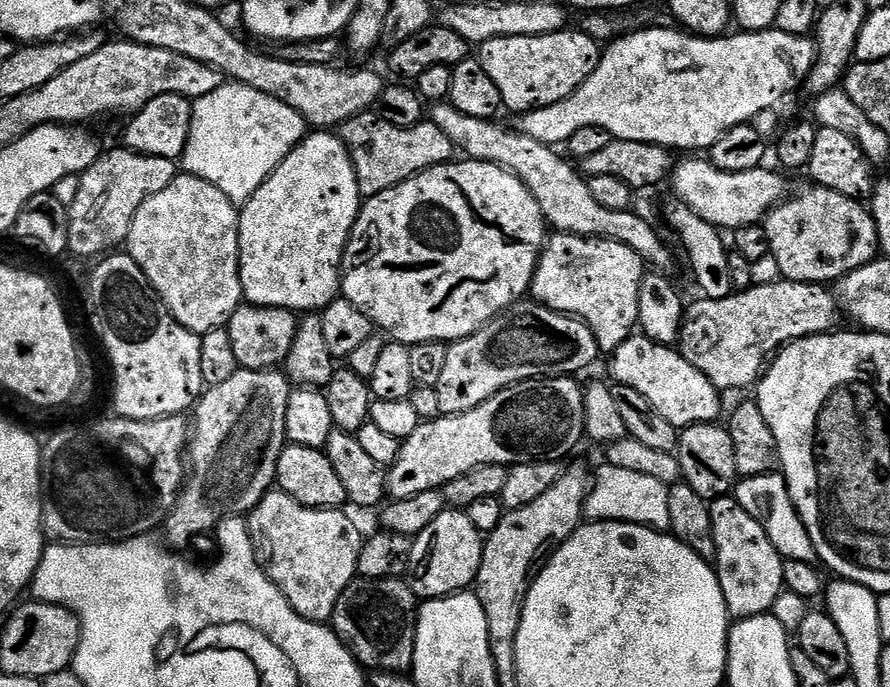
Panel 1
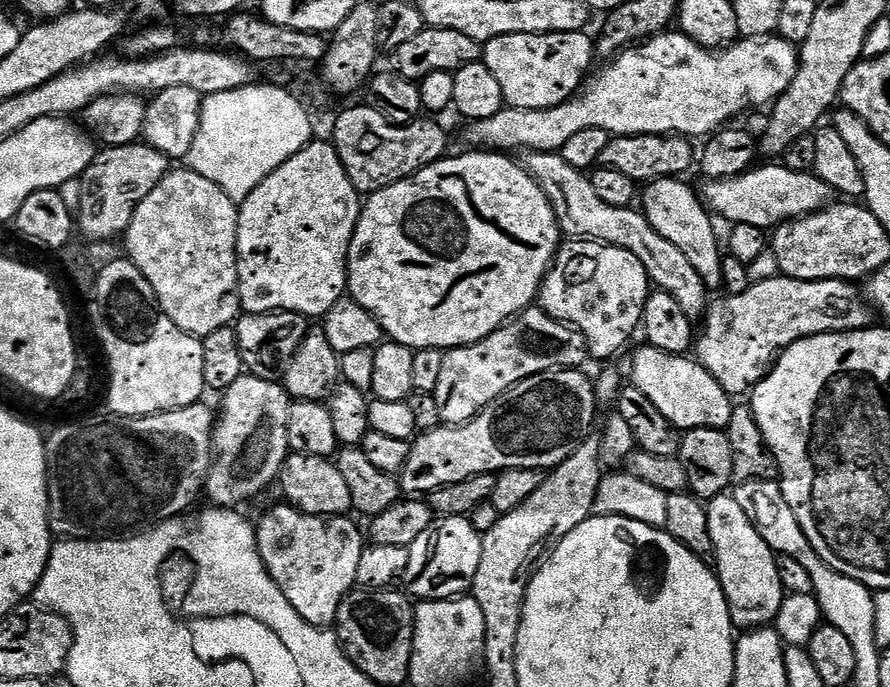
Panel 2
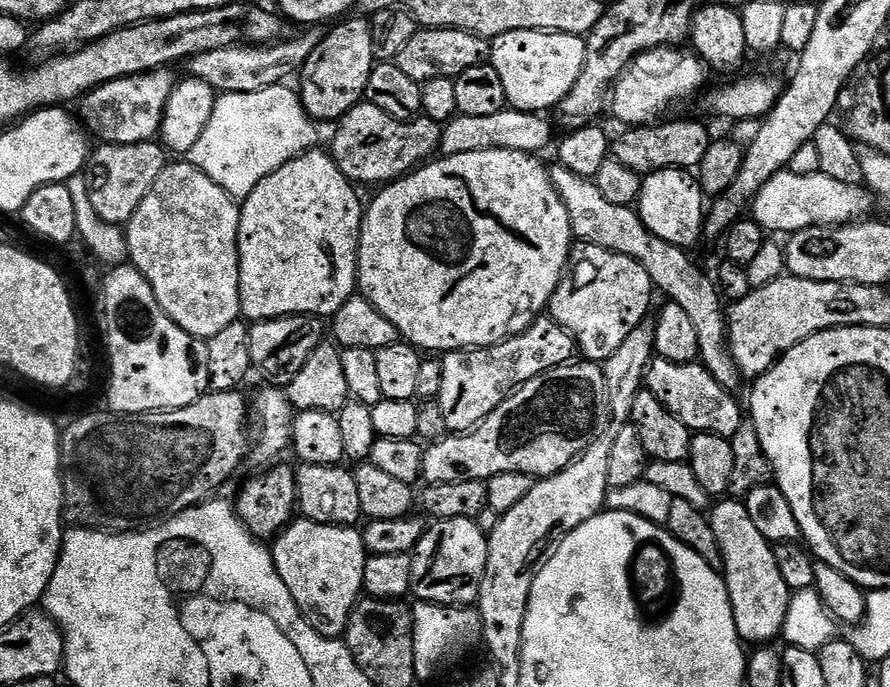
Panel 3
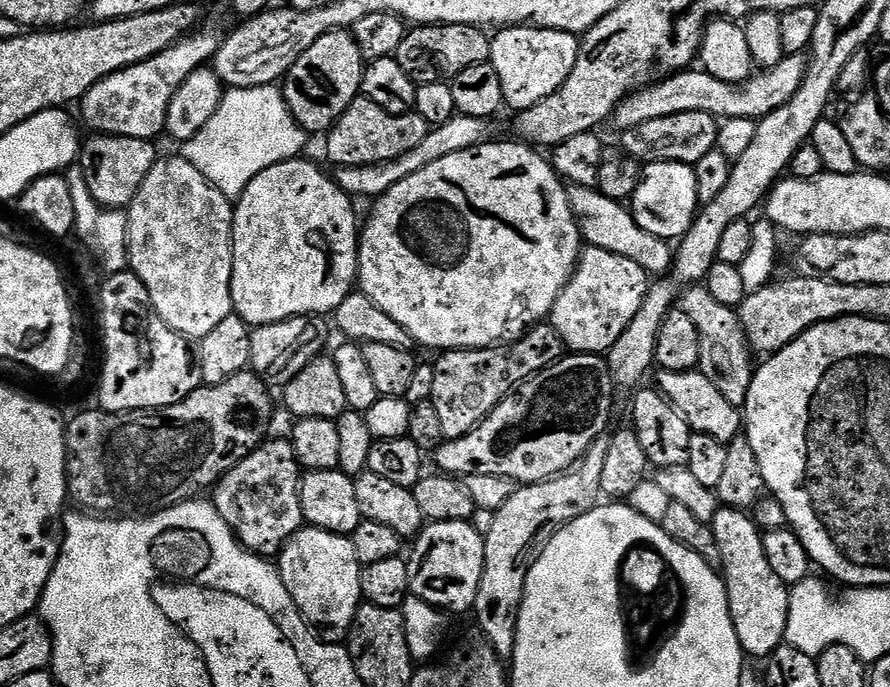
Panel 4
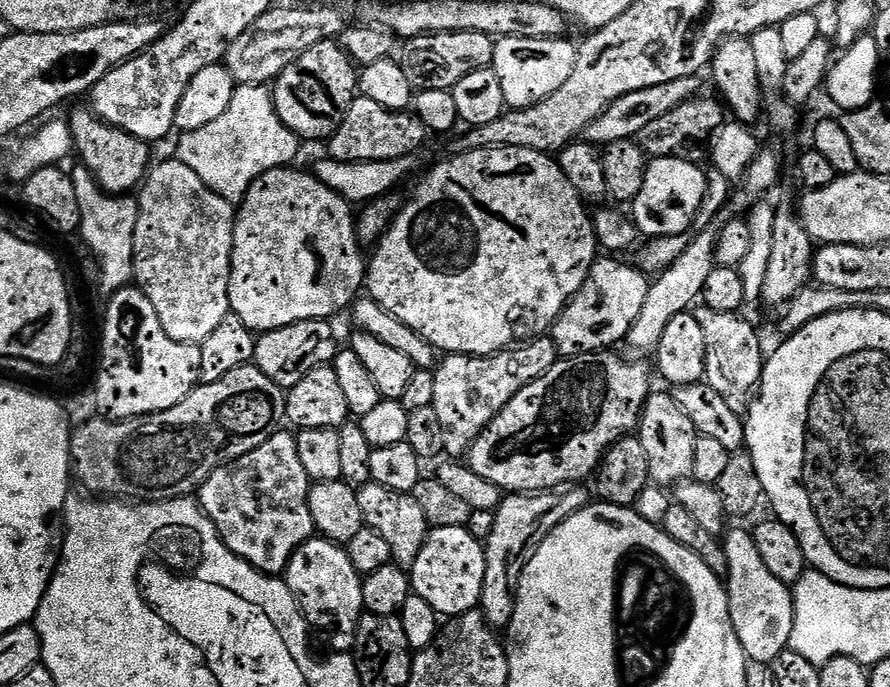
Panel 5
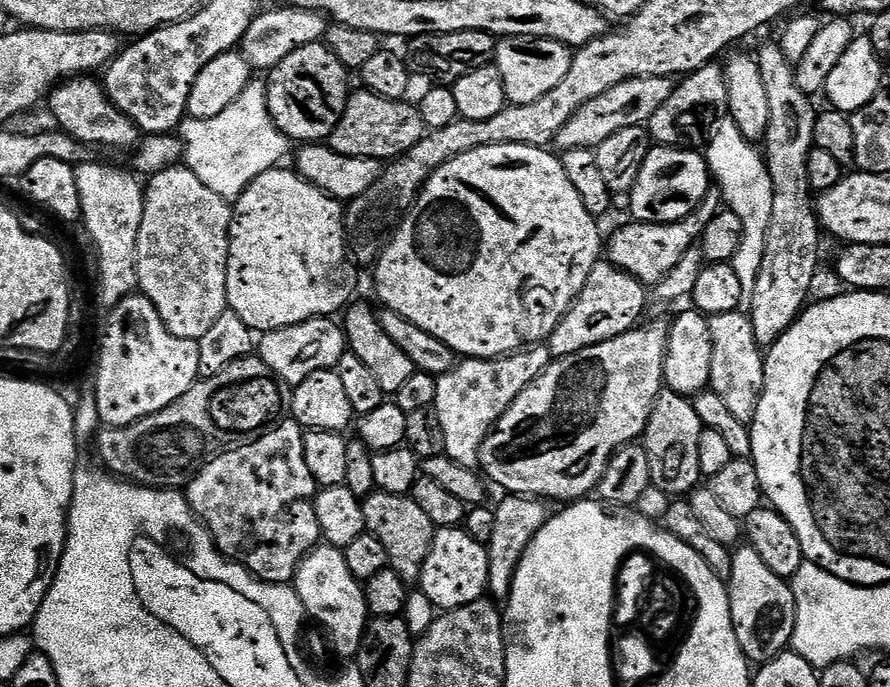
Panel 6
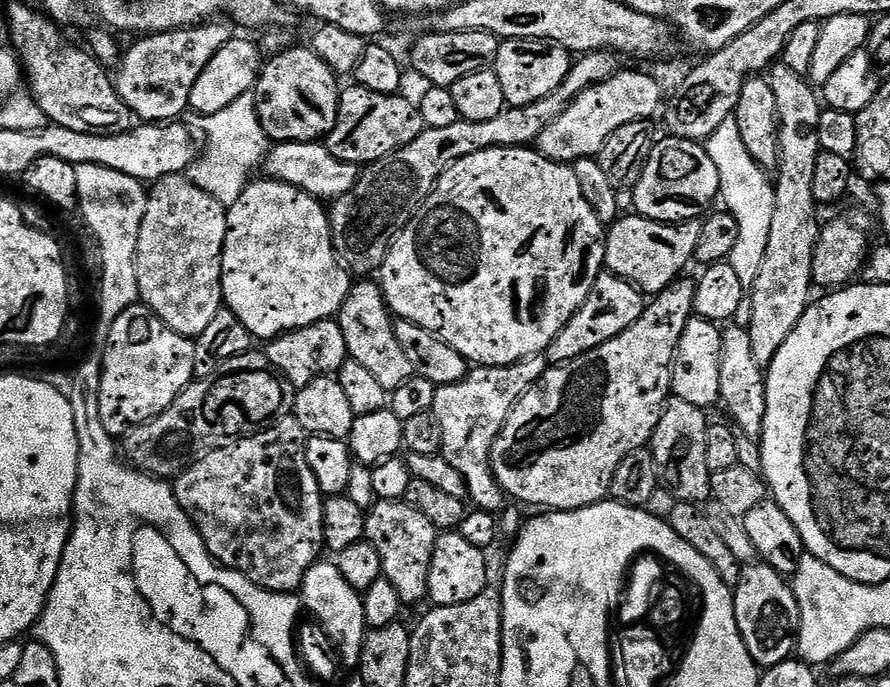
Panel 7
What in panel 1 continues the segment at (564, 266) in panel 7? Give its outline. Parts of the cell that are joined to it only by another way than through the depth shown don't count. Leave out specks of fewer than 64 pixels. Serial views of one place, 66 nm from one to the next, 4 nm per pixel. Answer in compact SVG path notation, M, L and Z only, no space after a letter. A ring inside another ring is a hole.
M458 160L427 168L382 194L367 197L344 247L343 299L358 306L373 326L397 344L466 338L511 308L532 287L540 249L546 243L544 215L534 194L502 166Z

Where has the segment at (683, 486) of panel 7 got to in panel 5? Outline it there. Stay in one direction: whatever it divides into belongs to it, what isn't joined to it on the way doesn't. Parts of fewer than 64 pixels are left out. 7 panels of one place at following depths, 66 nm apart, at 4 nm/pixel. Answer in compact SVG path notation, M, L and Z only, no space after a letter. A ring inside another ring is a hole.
M659 390L653 391L644 404L644 412L640 416L638 425L638 435L642 442L642 447L646 449L646 458L650 462L651 483L657 486L675 486L681 480L687 480L692 476L694 470L694 442L697 438L696 427L690 418L682 410L682 406L677 402L675 395Z

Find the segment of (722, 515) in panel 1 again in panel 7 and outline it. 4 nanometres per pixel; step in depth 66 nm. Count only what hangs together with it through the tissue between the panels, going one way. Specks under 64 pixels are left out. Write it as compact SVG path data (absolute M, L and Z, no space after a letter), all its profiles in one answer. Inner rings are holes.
M763 562L747 565L734 585L732 605L736 629L757 669L773 668L793 655L798 631L794 623L796 596L785 577Z

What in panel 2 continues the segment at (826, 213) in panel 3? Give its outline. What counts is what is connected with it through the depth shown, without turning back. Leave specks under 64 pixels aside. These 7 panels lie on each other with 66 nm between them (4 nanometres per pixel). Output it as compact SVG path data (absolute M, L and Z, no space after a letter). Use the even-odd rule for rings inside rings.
M768 162L765 168L753 167L741 176L729 176L727 180L708 180L705 185L702 199L709 213L720 215L729 225L749 224L772 230L786 220L798 220L819 212L830 203L826 182L812 172L795 172L780 162Z

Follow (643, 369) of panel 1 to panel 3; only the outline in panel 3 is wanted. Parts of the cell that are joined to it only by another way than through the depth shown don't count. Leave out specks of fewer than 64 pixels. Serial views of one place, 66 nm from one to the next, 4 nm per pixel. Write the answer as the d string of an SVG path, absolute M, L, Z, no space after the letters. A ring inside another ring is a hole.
M653 359L644 373L646 391L654 394L674 418L678 418L692 433L709 432L719 436L732 437L742 423L740 404L733 393L723 388L720 383L704 369L703 364L693 362L679 364L669 360Z

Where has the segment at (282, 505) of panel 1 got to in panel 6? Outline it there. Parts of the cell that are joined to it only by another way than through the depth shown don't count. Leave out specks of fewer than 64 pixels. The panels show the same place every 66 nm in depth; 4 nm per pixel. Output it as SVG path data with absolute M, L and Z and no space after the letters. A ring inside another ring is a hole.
M331 546L313 548L298 566L294 587L307 619L324 627L329 646L344 660L355 658L360 653L370 613L364 597L364 584L350 574L343 551Z

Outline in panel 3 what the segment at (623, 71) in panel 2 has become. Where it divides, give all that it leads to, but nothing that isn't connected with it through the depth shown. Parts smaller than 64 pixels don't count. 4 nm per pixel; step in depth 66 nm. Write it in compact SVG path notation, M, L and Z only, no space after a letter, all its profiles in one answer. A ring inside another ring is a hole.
M665 46L651 48L634 57L610 89L610 112L612 108L613 118L621 120L624 126L655 124L671 104L694 95L704 84L706 65L695 51L684 50L680 46ZM505 106L498 114L489 114L487 118L455 115L447 124L443 125L438 152L441 157L454 154L474 154L478 150L518 150L533 154L543 153L543 148L552 144L552 124L547 115L538 112L520 112L517 108Z

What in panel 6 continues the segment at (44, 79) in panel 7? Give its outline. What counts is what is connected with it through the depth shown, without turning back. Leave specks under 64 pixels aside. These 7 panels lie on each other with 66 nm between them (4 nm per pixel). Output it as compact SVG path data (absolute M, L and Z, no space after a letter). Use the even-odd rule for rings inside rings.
M91 75L77 76L74 80L65 80L63 84L52 89L52 112L61 129L82 144L95 146L101 144L104 148L135 149L142 139L142 132L126 114L112 104L105 92L105 87L99 79Z

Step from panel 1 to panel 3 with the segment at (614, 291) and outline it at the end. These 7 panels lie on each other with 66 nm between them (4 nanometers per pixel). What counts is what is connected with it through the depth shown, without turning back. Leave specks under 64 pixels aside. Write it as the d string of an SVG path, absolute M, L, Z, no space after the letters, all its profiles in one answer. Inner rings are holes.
M576 242L572 245L572 253L568 255L568 267L560 277L547 311L555 324L562 326L576 339L579 355L585 361L603 362L610 358L610 354L614 354L614 350L618 350L618 346L622 346L622 342L626 342L630 330L649 319L648 307L652 304L652 296L654 297L654 289L650 274L646 274L646 270L638 266L634 258L626 258L602 246Z

